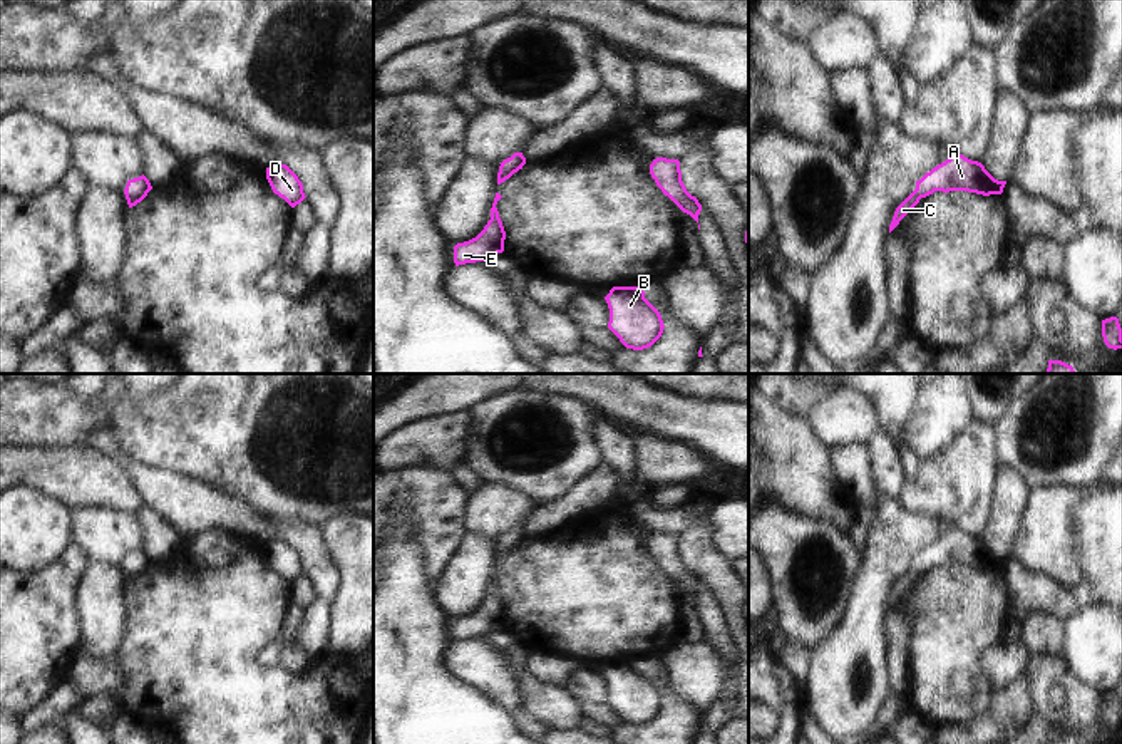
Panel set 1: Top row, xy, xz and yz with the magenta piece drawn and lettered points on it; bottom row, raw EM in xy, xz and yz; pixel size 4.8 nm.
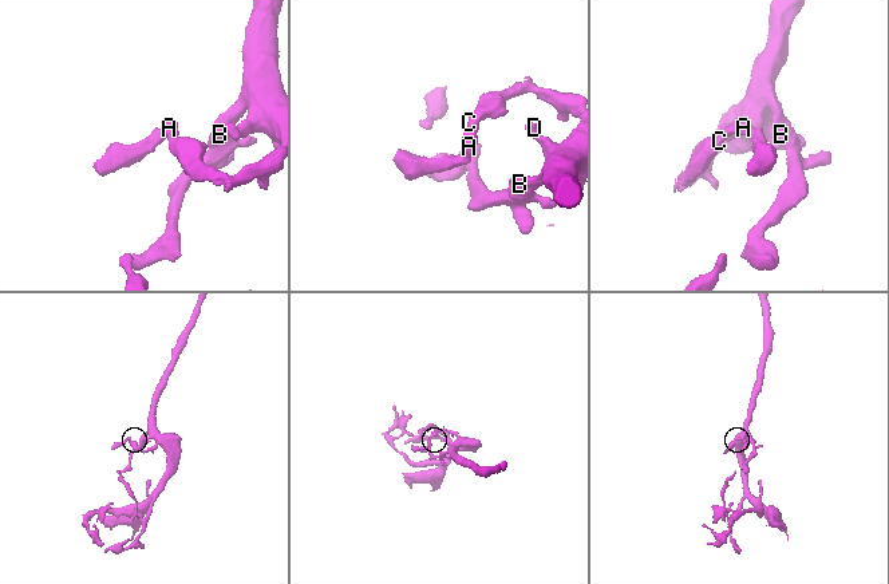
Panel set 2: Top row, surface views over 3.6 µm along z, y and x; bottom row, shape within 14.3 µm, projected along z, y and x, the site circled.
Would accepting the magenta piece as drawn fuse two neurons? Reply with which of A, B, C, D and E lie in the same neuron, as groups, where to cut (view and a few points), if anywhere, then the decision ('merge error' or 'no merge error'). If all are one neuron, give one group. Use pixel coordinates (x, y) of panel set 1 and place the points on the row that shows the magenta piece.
A B C D E | no cut | no merge error

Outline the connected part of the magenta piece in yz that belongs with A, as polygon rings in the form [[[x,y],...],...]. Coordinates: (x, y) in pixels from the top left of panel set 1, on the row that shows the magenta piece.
[[[953,151],[951,158],[933,168],[919,181],[916,189],[896,208],[889,233],[919,203],[934,191],[968,191],[983,196],[1001,194],[1006,181],[995,179],[981,163],[971,161]]]

